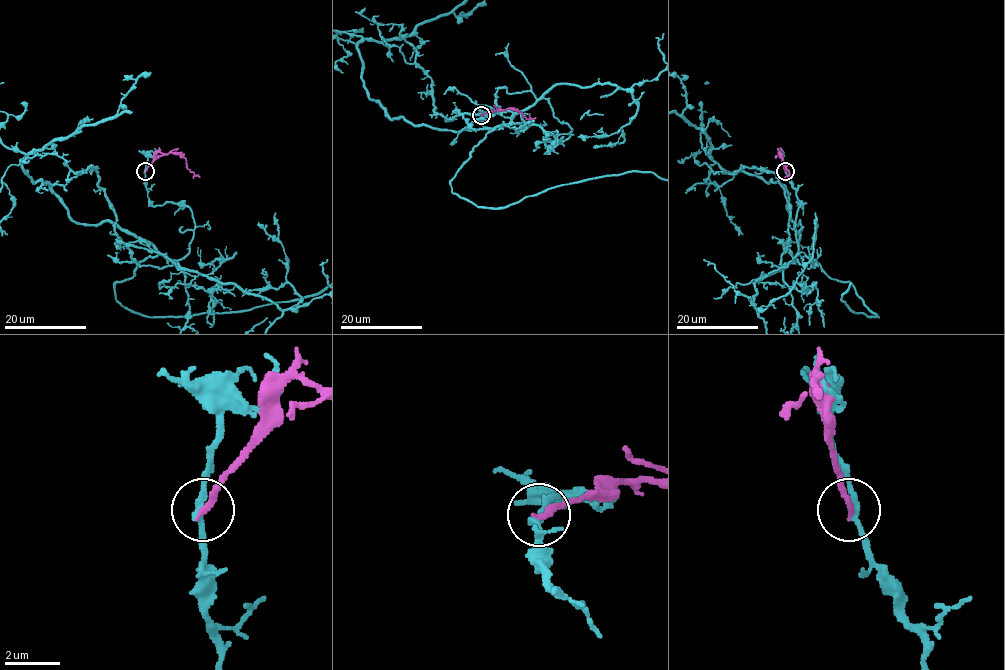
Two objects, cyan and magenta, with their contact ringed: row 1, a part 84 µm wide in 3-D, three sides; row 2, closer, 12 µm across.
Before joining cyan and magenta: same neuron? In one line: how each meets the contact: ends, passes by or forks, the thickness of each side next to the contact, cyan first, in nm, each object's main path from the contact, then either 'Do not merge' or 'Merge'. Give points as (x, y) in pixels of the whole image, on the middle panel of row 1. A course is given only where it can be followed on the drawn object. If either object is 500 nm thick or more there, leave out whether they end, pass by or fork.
At the ring cyan passes by. At the ring magenta ends. Thickness 200 nm (cyan) against 200 nm. Course of cyan: (481, 115), (488, 129), (530, 126), (490, 130), (450, 182), (478, 207), (506, 208), (637, 171). Course of magenta: (481, 115), (495, 110), (515, 109), (529, 119), (529, 114). Do not merge

